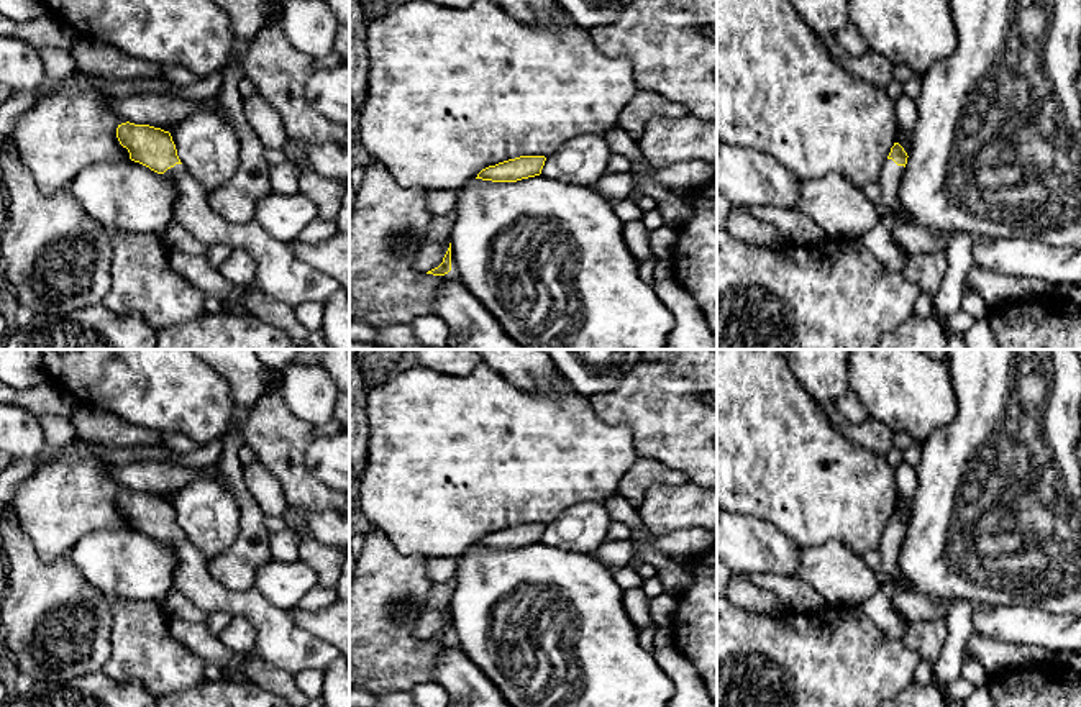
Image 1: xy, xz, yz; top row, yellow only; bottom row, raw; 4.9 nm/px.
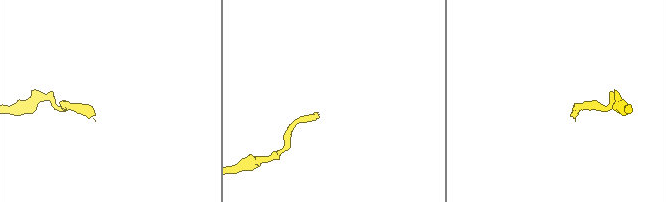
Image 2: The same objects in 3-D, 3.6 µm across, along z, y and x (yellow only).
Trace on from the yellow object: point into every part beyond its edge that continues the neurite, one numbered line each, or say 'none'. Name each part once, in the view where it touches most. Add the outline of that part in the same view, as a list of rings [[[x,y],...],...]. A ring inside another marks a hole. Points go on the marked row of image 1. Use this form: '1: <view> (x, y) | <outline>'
1: xy (281, 274) | [[[176,164],[162,176],[177,187],[174,221],[205,246],[244,249],[258,266],[253,284],[264,294],[295,308],[303,302],[326,302],[340,287],[333,277],[300,261],[287,243],[272,238],[256,220],[230,223],[213,213],[205,189],[184,164]]]

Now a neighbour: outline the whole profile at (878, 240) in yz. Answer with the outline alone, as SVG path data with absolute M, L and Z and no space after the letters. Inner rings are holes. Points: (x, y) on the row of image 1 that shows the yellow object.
M881 213L879 223L863 236L863 244L891 271L904 271L909 254L902 253L891 238L896 220Z

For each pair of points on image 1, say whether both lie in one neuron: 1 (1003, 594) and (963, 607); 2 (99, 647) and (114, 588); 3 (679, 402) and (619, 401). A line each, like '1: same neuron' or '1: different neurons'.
1: different neurons
2: different neurons
3: same neuron

